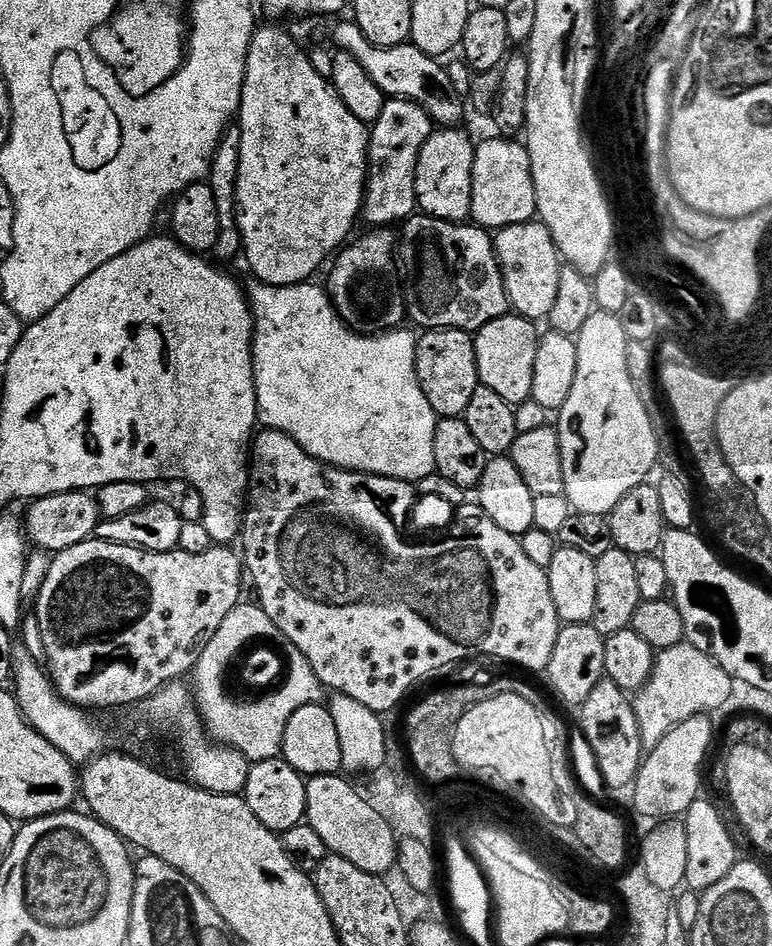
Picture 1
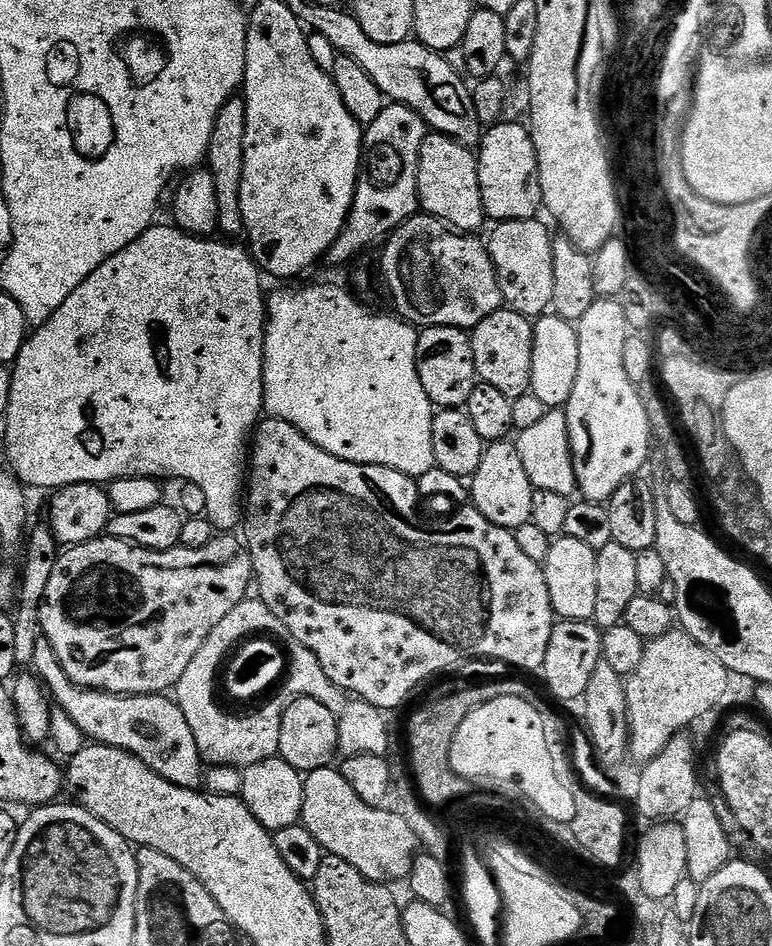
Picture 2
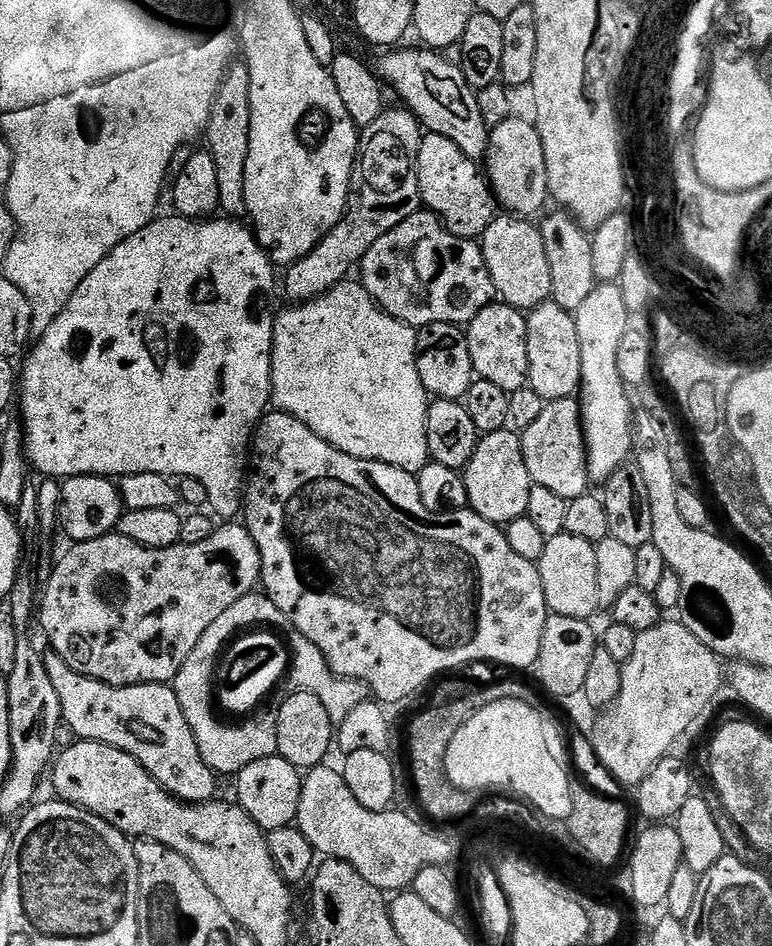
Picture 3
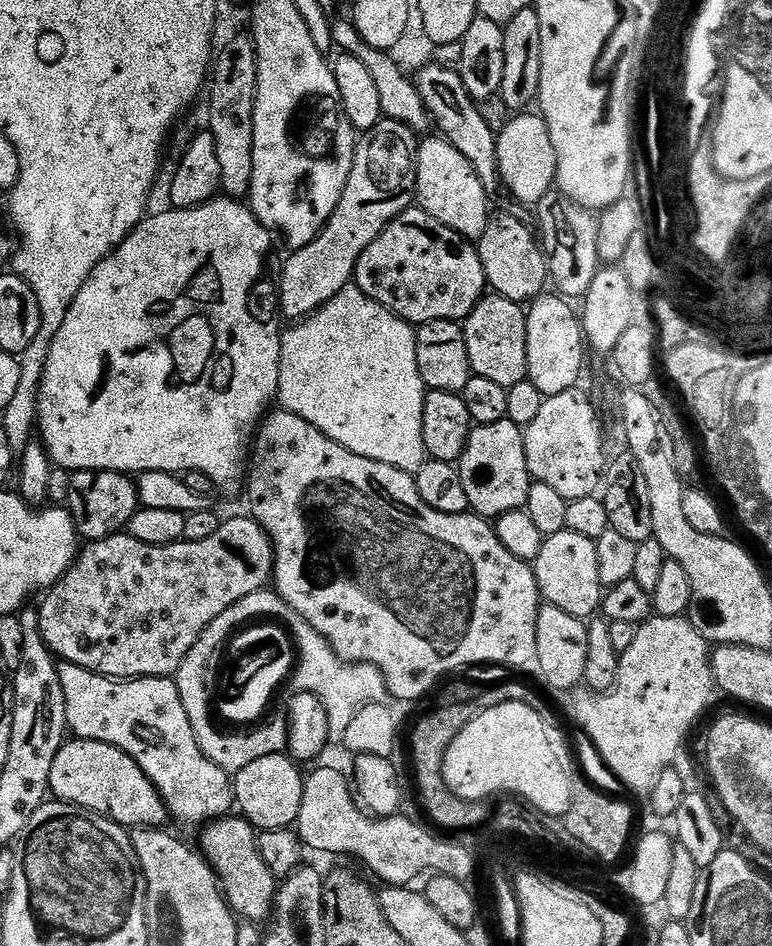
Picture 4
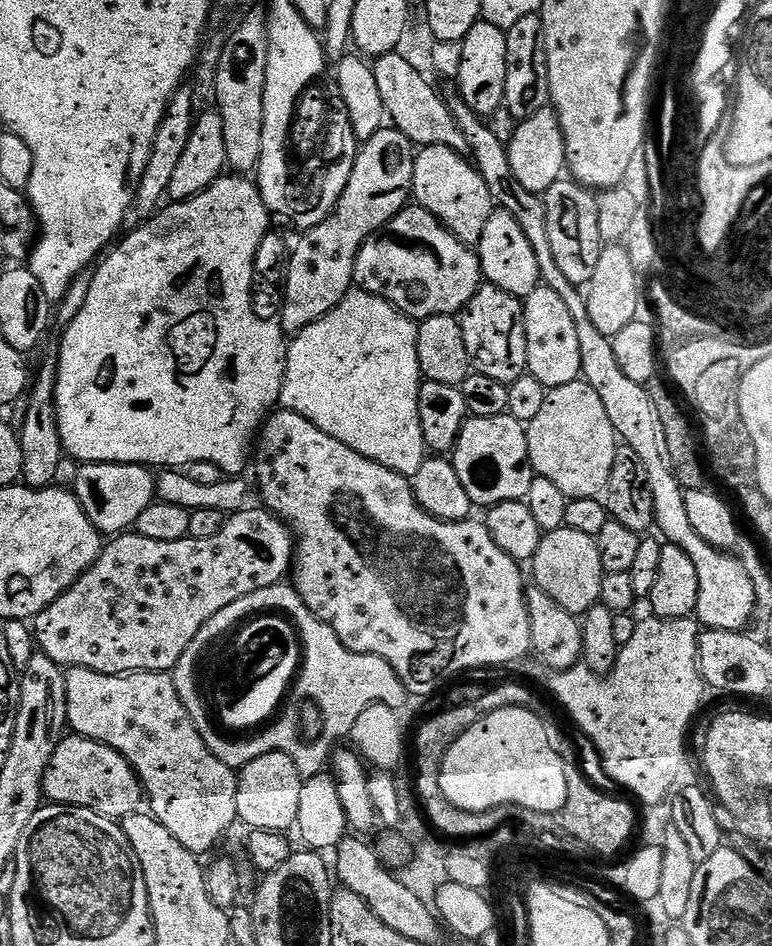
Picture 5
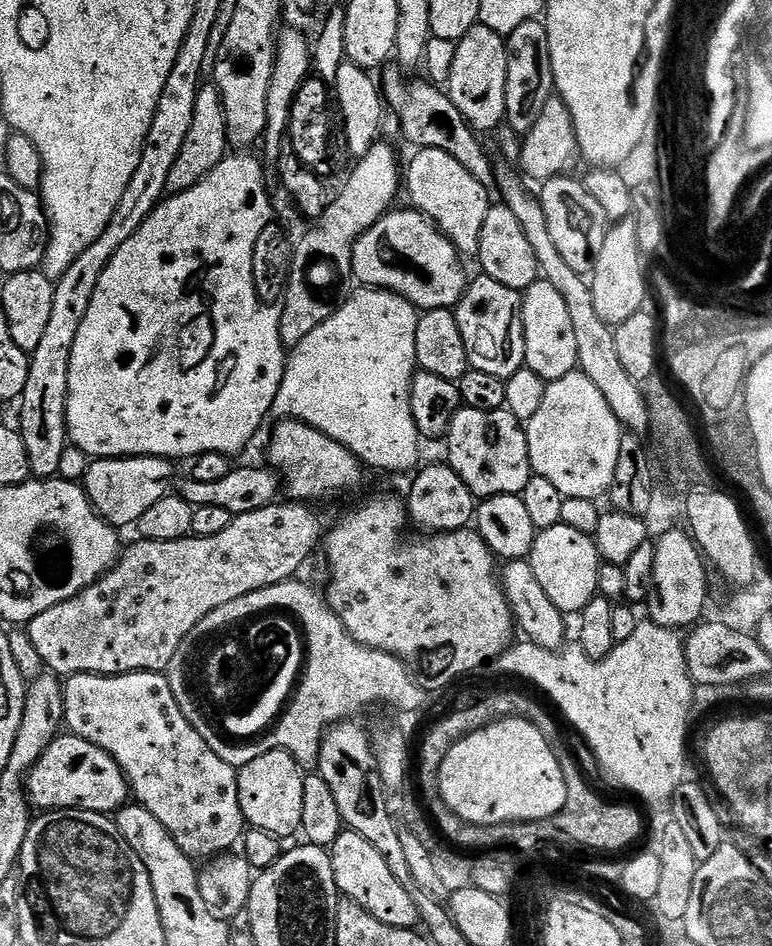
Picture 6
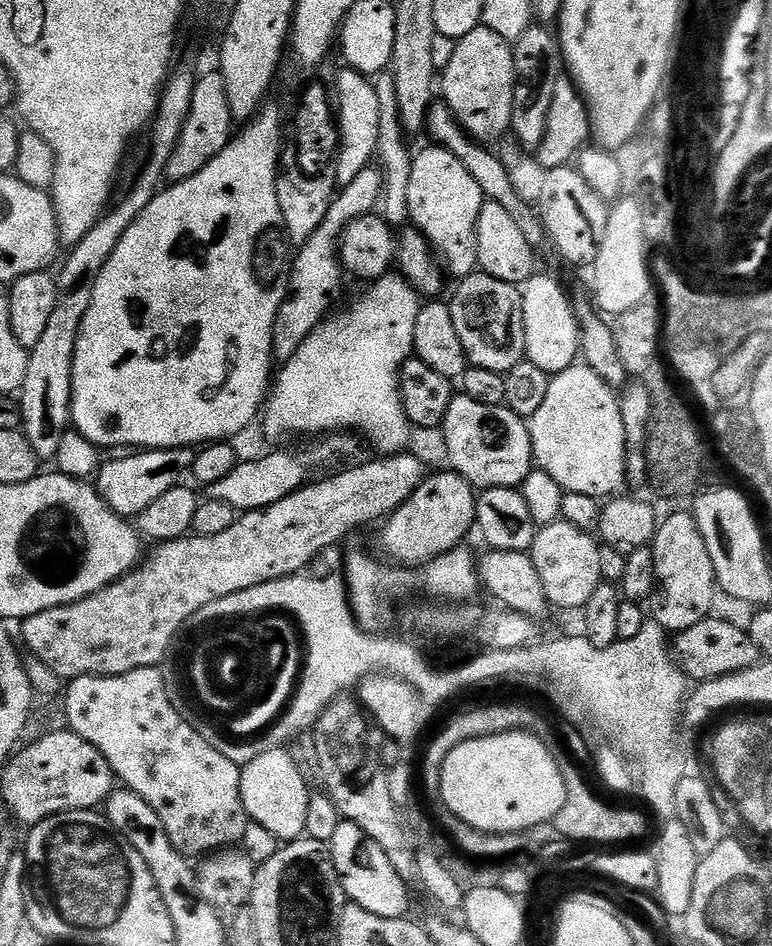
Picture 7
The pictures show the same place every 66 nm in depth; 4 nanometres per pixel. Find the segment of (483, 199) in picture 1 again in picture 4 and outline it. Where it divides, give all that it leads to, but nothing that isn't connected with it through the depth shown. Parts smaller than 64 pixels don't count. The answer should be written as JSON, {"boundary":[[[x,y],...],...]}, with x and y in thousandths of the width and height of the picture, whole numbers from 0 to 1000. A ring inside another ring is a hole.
{"boundary":[[[668,121],[662,129],[645,141],[642,153],[648,168],[648,185],[661,198],[662,206],[680,218],[698,217],[699,211],[716,202],[720,195],[720,163],[712,137],[698,121]]]}

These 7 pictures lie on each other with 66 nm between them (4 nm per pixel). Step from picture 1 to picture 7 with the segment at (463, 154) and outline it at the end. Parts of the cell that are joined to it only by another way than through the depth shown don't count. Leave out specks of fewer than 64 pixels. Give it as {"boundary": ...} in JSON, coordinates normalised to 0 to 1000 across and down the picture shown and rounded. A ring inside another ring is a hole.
{"boundary":[[[553,154],[535,168],[531,183],[530,226],[538,243],[545,246],[578,284],[589,294],[610,292],[619,283],[617,236],[630,215],[619,192],[609,188],[604,175],[575,156]]]}

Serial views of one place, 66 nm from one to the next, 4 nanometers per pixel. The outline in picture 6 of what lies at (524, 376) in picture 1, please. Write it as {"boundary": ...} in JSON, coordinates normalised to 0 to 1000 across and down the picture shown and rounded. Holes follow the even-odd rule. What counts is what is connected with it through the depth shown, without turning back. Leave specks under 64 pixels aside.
{"boundary":[[[626,290],[618,291],[618,293],[618,296],[611,294],[605,297],[605,304],[601,309],[601,313],[596,318],[592,319],[591,323],[588,325],[588,329],[591,331],[591,339],[593,340],[593,349],[598,349],[598,362],[604,362],[604,374],[606,375],[608,390],[624,391],[624,395],[640,395],[640,400],[654,403],[661,400],[661,395],[666,395],[668,392],[671,392],[671,390],[680,388],[679,379],[681,378],[681,353],[679,352],[679,341],[676,340],[676,323],[679,322],[679,314],[675,312],[675,310],[661,307],[661,302],[650,302],[650,298],[640,298],[640,294],[635,294],[633,292]]]}

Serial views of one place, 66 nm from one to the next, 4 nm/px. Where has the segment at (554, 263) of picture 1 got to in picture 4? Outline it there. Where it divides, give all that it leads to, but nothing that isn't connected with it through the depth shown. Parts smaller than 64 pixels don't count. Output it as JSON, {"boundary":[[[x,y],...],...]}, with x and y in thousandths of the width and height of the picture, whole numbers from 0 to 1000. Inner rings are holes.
{"boundary":[[[657,226],[639,227],[622,248],[619,263],[628,283],[631,303],[644,313],[653,313],[679,323],[711,303],[710,273],[696,246],[683,241],[679,233]]]}

